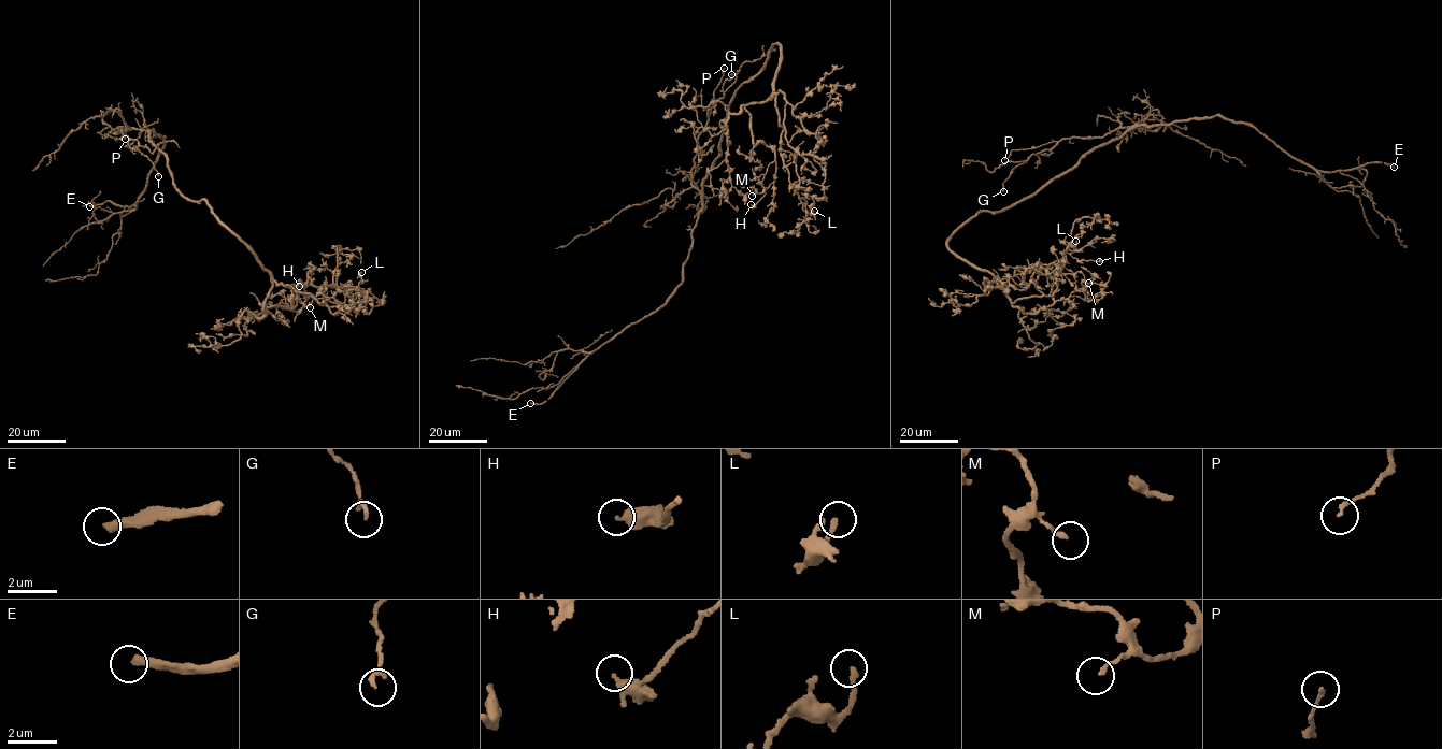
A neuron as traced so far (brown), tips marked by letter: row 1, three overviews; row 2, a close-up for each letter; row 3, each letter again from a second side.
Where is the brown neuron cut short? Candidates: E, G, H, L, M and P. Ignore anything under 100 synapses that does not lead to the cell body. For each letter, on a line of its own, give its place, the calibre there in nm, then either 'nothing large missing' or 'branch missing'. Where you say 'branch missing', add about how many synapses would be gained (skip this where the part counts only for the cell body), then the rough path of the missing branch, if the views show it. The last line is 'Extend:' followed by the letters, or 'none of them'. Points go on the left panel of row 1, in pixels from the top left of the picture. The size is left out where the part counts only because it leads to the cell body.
E: (89, 206) | 340 nm | branch missing | (89, 206), (83, 211), (73, 212), (67, 206), (10, 218), (1, 214)
G: (158, 176) | 170 nm | nothing large missing
H: (299, 286) | 280 nm | nothing large missing
L: (361, 272) | 220 nm | nothing large missing
M: (310, 307) | 150 nm | nothing large missing
P: (125, 139) | 150 nm | nothing large missing
Extend: E

